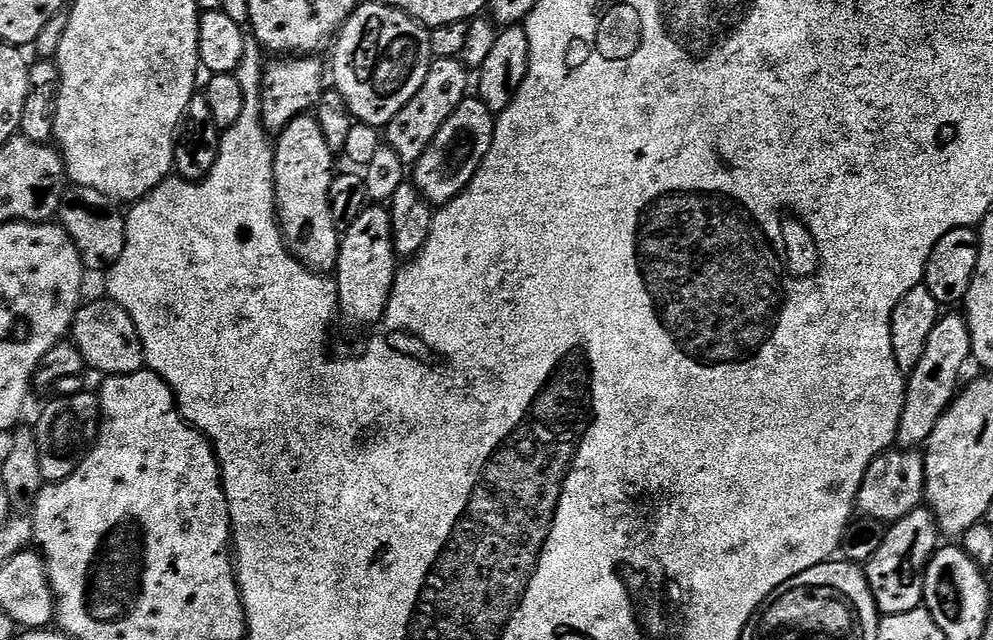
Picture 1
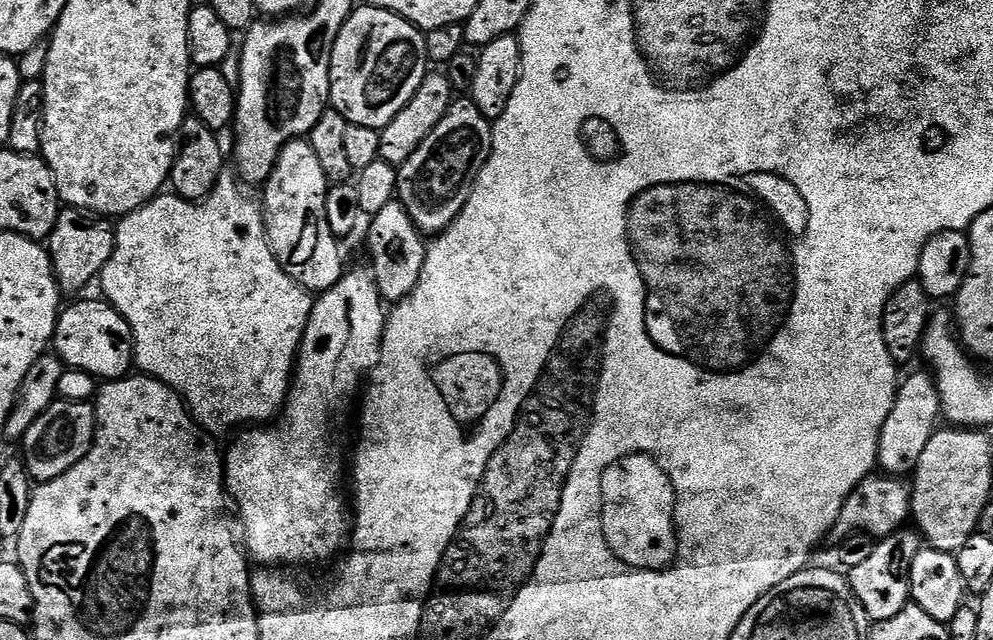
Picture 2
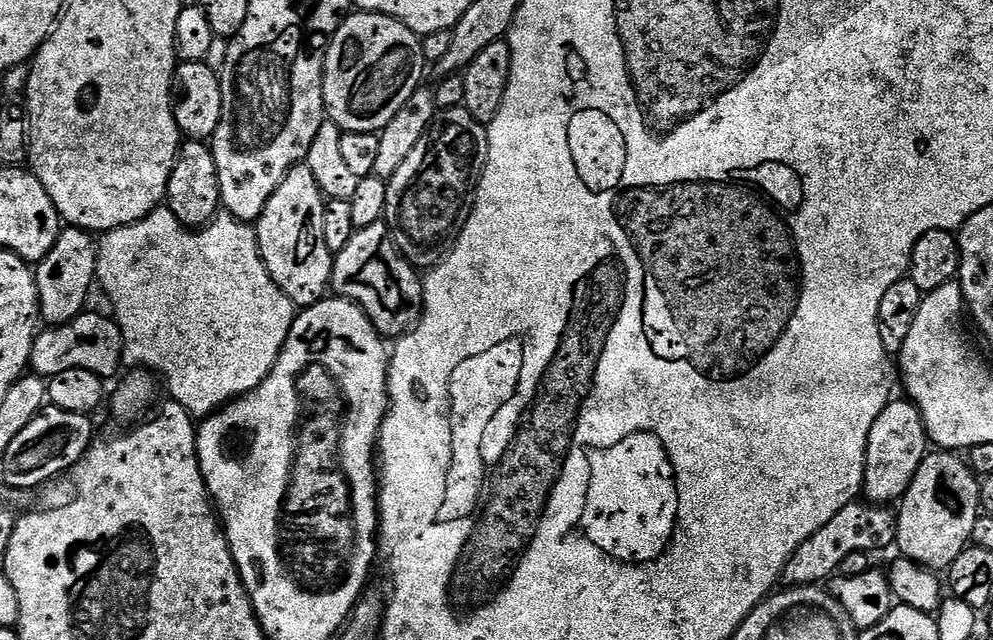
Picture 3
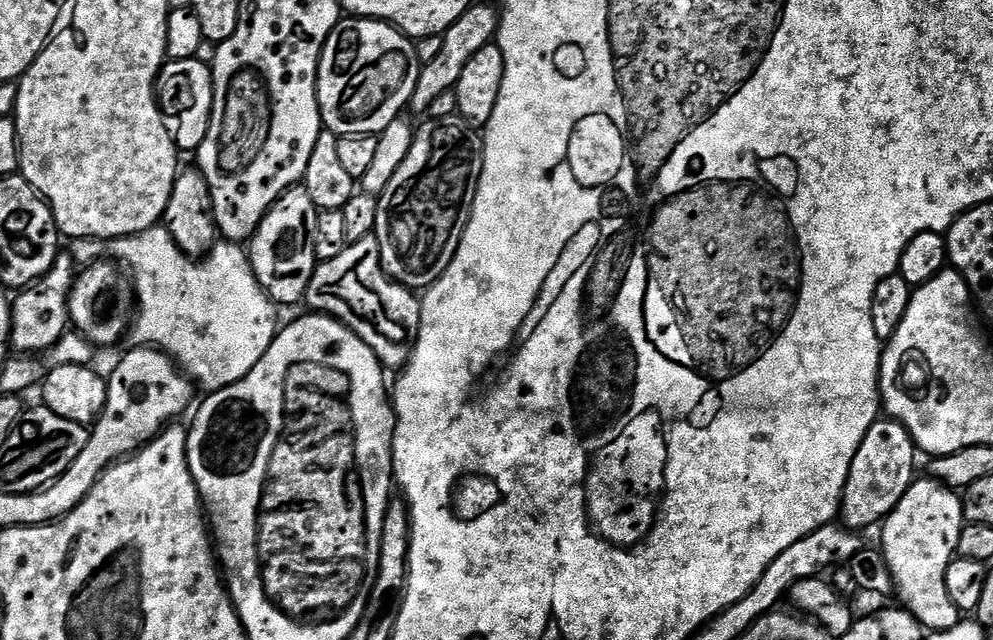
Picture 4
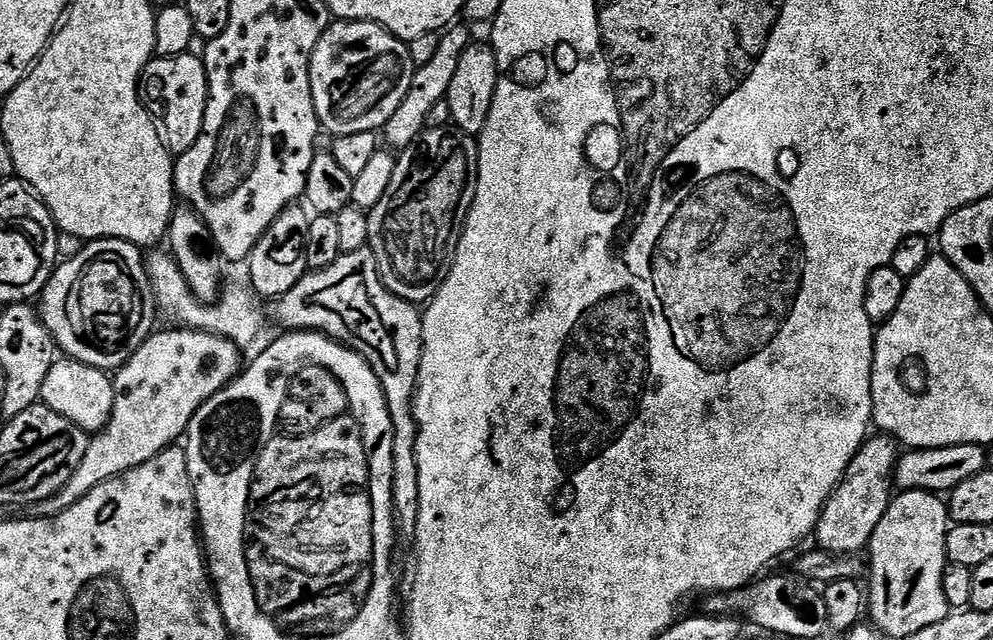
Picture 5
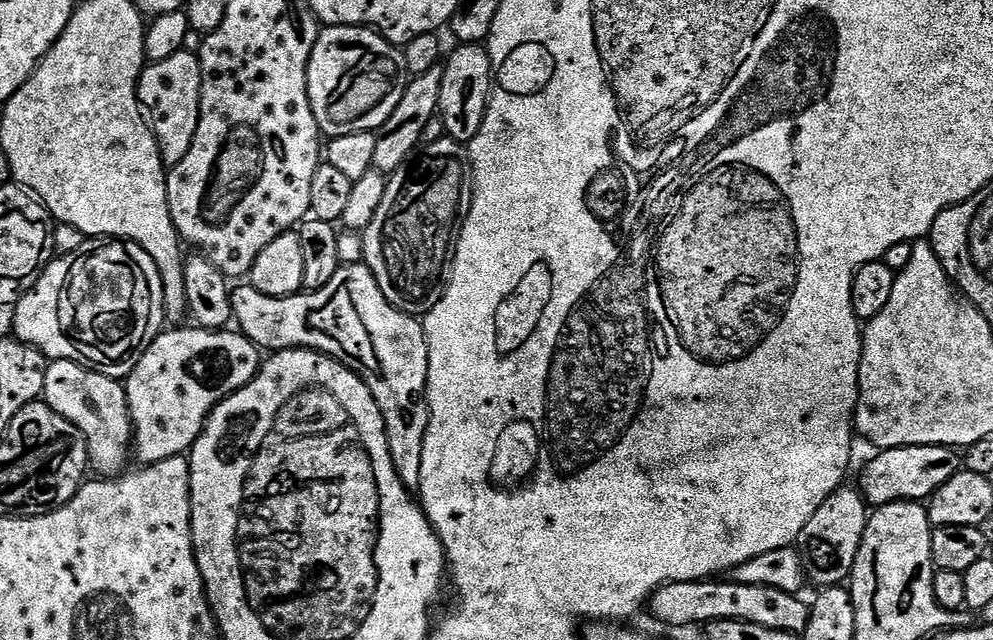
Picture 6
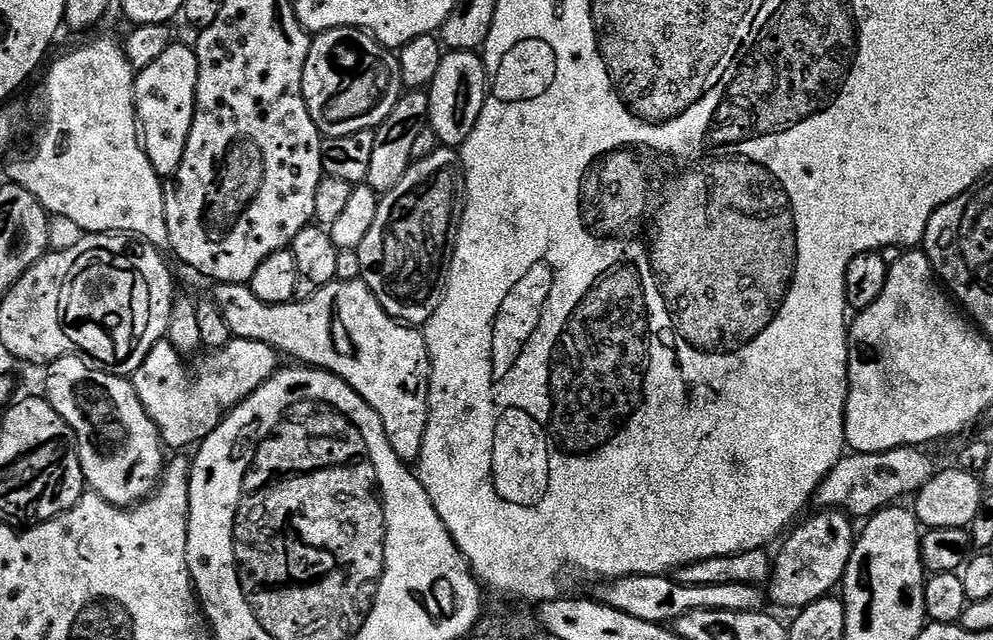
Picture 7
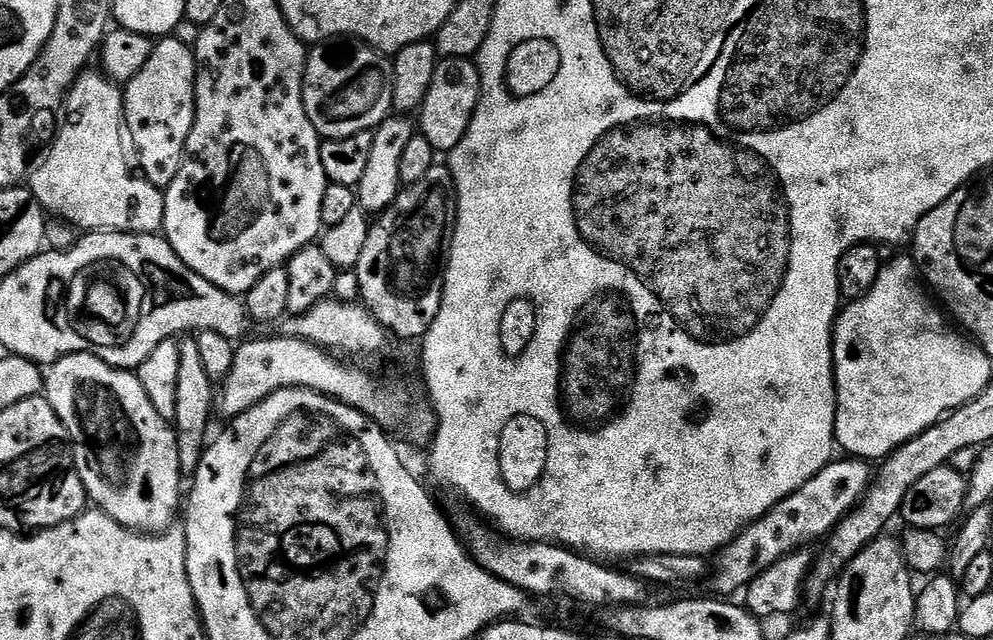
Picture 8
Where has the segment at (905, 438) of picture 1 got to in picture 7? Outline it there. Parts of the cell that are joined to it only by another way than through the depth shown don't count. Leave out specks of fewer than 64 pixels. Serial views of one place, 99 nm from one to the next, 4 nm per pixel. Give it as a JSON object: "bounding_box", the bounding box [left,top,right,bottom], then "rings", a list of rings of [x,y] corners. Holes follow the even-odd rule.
{"bounding_box":[766,510,858,610],"rings":[[[820,510],[817,513],[805,524],[797,523],[787,533],[780,553],[775,553],[772,574],[766,585],[771,603],[773,600],[784,608],[801,610],[841,587],[858,532],[855,527],[852,529],[853,521],[839,510]]]}

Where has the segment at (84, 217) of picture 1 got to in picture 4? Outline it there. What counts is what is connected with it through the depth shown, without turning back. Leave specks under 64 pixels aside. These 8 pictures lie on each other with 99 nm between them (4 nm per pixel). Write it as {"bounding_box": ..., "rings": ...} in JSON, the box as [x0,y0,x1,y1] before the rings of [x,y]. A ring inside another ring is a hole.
{"bounding_box":[10,254,78,354],"rings":[[[67,254],[57,256],[51,270],[41,280],[35,280],[11,301],[12,327],[10,344],[20,354],[43,354],[69,331],[68,296],[76,284],[78,267]]]}

